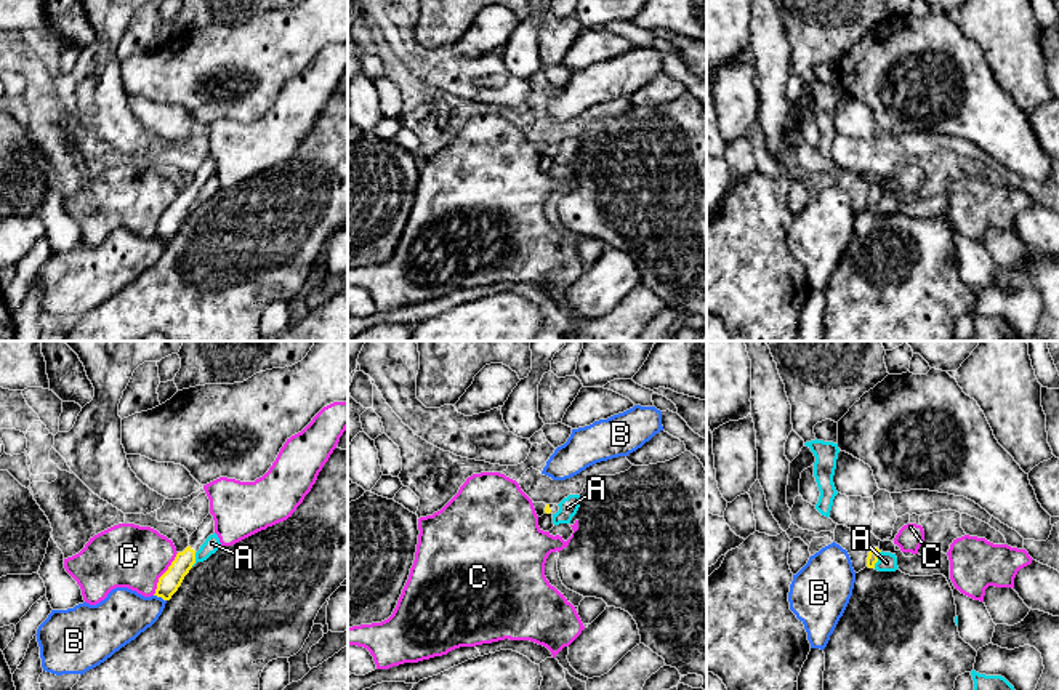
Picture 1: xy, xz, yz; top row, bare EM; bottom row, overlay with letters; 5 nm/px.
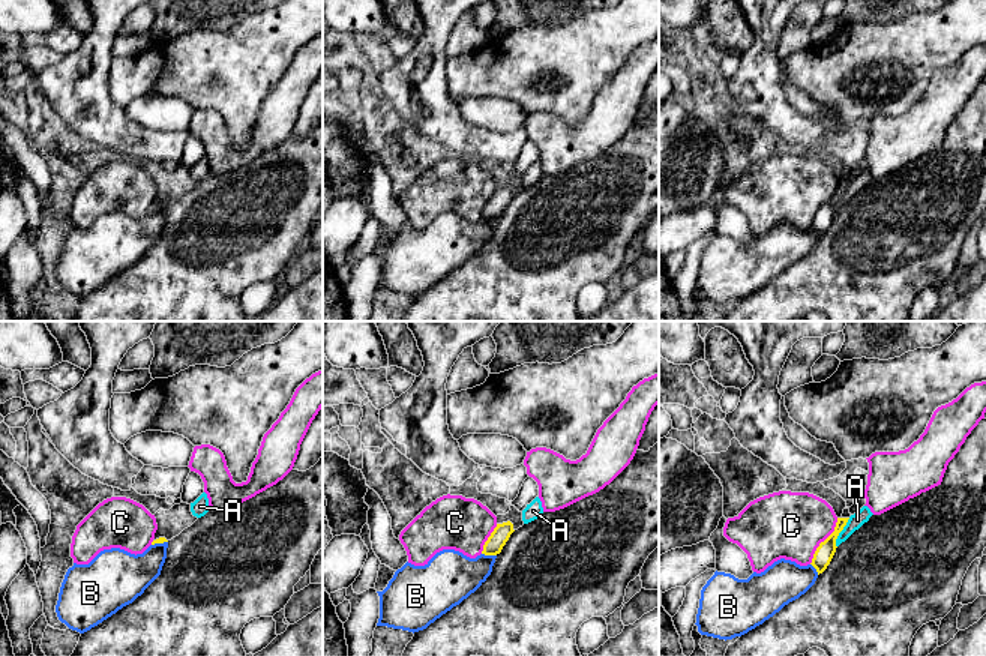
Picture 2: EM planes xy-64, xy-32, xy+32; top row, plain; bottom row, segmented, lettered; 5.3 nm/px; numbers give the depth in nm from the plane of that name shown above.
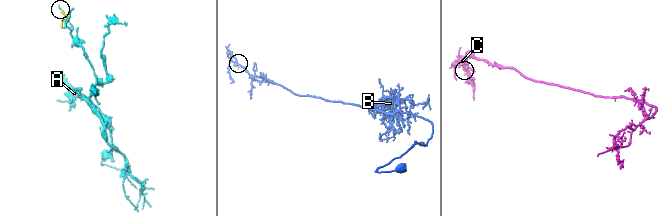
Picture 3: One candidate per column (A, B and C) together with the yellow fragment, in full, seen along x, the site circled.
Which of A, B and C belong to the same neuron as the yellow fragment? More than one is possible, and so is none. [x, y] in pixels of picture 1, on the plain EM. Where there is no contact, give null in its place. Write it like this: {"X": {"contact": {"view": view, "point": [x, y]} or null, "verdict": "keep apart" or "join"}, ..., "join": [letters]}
{"A": {"contact": {"view": "yz", "point": [877, 200]}, "verdict": "keep apart"}, "B": {"contact": {"view": "xy", "point": [161, 237]}, "verdict": "keep apart"}, "C": {"contact": {"view": "xy", "point": [164, 215]}, "verdict": "keep apart"}, "join": []}

